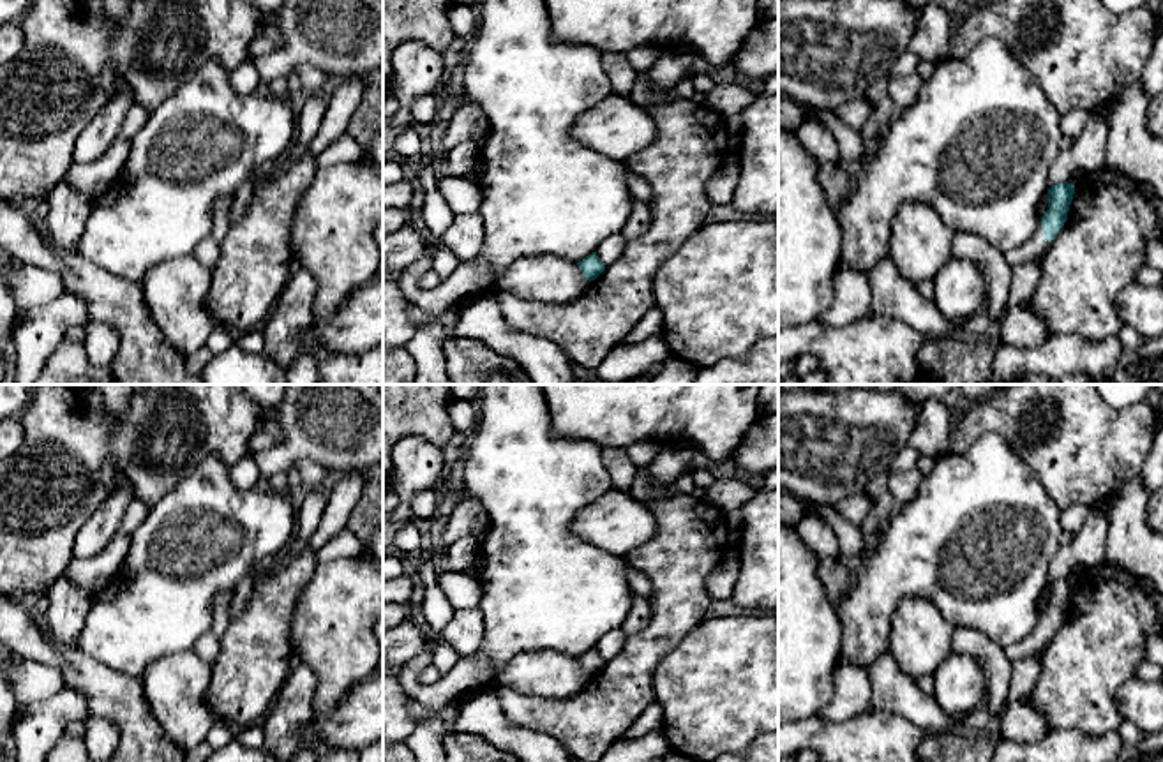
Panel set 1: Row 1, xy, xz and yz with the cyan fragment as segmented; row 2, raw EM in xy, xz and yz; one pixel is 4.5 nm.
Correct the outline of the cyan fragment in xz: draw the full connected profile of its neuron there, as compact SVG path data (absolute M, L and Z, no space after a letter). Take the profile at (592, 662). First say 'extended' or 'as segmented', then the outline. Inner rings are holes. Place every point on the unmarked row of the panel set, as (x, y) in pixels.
as segmented; M591 647L577 660L582 665L582 670L586 672L586 676L589 677L595 676L605 665L605 660L600 656L597 647Z

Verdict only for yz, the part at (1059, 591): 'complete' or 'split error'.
split error

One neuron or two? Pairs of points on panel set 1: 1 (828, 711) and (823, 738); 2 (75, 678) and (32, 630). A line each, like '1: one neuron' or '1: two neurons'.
1: two neurons
2: one neuron

